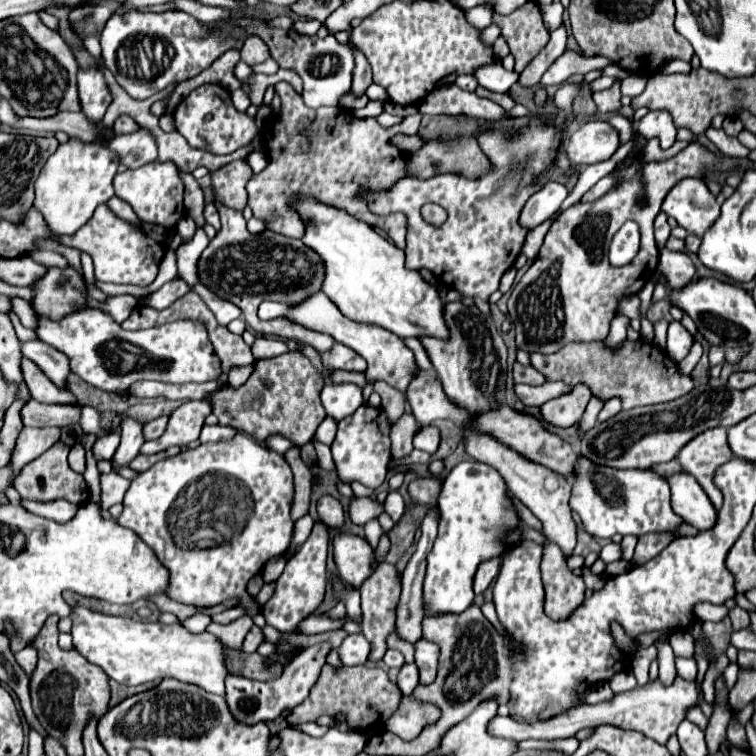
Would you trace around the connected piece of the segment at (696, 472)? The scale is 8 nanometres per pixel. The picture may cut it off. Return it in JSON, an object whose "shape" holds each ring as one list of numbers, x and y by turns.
{"shape":[[721,426,695,436,689,444,681,448,677,456,683,470,693,474,697,482,703,484,703,490,715,508,721,506,723,496,713,486,713,474,715,474,715,468,719,468,731,456,733,452,729,450,729,444,727,444,727,430,723,430]]}

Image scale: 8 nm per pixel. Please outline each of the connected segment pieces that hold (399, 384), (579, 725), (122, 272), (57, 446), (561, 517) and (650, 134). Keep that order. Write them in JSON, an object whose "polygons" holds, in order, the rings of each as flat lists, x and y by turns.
{"polygons":[[[315,292,315,294,311,294,311,298,295,304,295,306,287,306,283,302,263,302,259,306,259,318,261,320,287,318,307,330,331,334,331,338,335,338,335,342,339,342,339,344,355,350,359,356,363,356,367,362,367,372,365,372,367,384,363,388,363,404,367,404,367,400,373,392,373,382,377,382,377,380,383,380,401,392,405,392,411,382,411,372,415,370,415,360,413,360,413,352,403,344,403,340,395,338,395,334,387,334,387,330,379,330,379,326,363,326,363,322,351,322,351,318,343,316,339,312,339,308,323,292]],[[681,676,675,678,671,686,663,686,659,680,647,682,645,686,637,686,629,692,615,694,607,702,599,702,595,706,573,706,571,710,565,710,563,714,549,718,549,720,537,720,537,722,517,722,513,718,497,716,491,720,489,732,493,736,501,738,513,738,513,740,529,740,529,738,543,738,543,740,555,740,555,738,571,738,583,728,595,728,601,724,611,724,623,730,635,730,643,736,667,744,667,740,677,732,677,726,685,720,685,714,689,708,699,706,699,686,697,682,683,680]],[[107,204,99,206,91,220,81,226,71,238,57,238,63,246,75,248,79,252,87,252,93,258,95,280,97,282,113,282,113,284,135,284,149,286,159,272,159,262,163,260,167,248,163,242,153,240,147,232,137,230,133,224,117,218]],[[59,440,47,452,43,452,39,458,29,462,21,470,19,478,15,480,15,490,21,494,21,498,35,500,35,502,51,502,51,500,57,500,57,498,65,498,65,500,69,500,77,506,85,504,89,500,87,484,85,484,81,474,77,474,69,468,69,464,67,464,67,452,69,451,70,447,63,440]],[[465,430,465,450,471,458,495,466,499,474,503,474,503,480,507,482,507,488,541,520,543,524,543,536,549,542,555,542,561,550,565,560,573,554,575,542,577,542,577,524,571,518,569,508,569,496,571,496,571,484,567,478,547,470,545,466,539,466,527,458,523,458,519,452,507,448,505,444,497,442,495,438,487,434,479,434,473,430]],[[651,110,647,116,643,116,637,122,637,132,645,140,659,138,659,144,661,144,663,150,671,148,673,142,675,142,675,138,677,138,677,130,673,126,673,120,663,110]]]}

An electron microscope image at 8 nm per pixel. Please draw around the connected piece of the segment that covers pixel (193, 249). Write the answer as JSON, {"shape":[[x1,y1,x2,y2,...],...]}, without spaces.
{"shape":[[199,228,193,236,191,242,181,244,177,250,177,266,179,266,179,276,187,282,189,288,193,288,199,282,199,274,195,270,197,262,199,262,199,254,207,248,209,238,203,232,203,228]]}

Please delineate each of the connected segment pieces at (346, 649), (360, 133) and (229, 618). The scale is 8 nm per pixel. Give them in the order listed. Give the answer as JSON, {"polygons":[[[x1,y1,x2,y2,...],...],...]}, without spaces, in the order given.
{"polygons":[[[351,634,345,638,343,646,339,648,339,656,345,666,357,666,365,664,371,654,371,644,363,634]],[[285,82,277,84,277,94,281,96,281,108,277,116,271,116,261,128,259,138,263,140,269,164,263,172,255,174,247,182,247,194,251,198,251,210,257,218,265,220,273,232,299,238,305,232,305,222,287,204,293,194,313,196,321,202,343,208,355,214,359,220,373,228,381,228,393,240,397,248,405,248,407,218,405,214,377,216,369,210,367,202,357,194,359,188,383,192,389,190,399,178,409,176,405,164,407,154,401,152,389,140,397,134,417,134,421,124,421,114,405,117,399,126,383,128,373,118,357,118,343,108,319,108,311,110,303,104,303,98]],[[238,606,227,609,221,612,221,614,215,614,215,616,211,616,211,620,213,620,213,622,219,622,219,624,229,624,229,622,233,622,235,618,239,618,239,616,243,616,245,613,245,609]]]}

